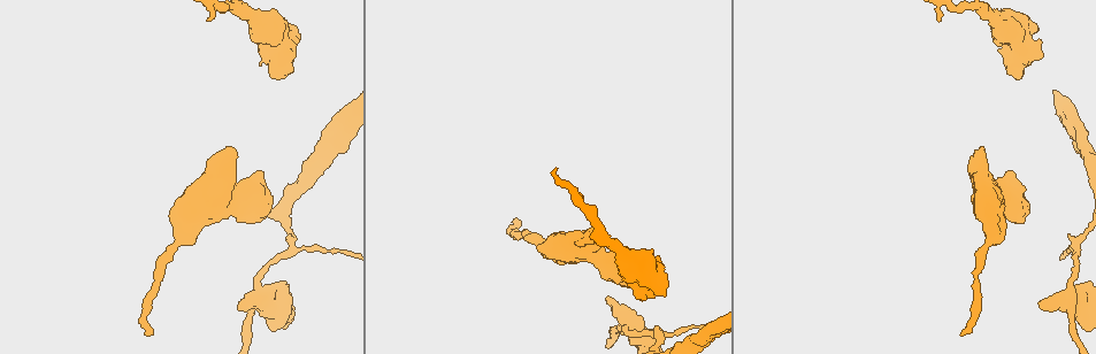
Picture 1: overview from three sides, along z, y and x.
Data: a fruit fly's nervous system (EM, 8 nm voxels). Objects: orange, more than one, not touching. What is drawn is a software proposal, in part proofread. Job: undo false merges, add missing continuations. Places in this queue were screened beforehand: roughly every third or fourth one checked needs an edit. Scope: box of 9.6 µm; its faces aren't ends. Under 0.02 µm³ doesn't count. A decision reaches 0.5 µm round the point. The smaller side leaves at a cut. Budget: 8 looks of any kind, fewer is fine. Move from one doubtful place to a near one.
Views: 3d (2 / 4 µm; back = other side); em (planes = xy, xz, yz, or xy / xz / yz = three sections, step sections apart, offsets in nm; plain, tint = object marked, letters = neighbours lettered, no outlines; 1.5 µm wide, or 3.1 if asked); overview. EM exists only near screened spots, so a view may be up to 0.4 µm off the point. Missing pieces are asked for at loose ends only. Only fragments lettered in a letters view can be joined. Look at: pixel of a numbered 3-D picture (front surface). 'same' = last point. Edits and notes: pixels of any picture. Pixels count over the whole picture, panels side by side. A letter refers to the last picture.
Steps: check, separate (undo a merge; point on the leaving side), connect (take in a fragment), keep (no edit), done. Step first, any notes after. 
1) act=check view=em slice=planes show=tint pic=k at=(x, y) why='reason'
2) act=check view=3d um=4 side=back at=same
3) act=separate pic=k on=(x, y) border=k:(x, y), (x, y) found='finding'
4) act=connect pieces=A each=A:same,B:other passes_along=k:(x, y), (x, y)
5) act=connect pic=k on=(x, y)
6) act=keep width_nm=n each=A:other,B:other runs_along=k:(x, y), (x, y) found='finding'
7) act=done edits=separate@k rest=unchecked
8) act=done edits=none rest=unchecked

act=check view=3d um=4 pic=1 at=(663, 295) why='free end'

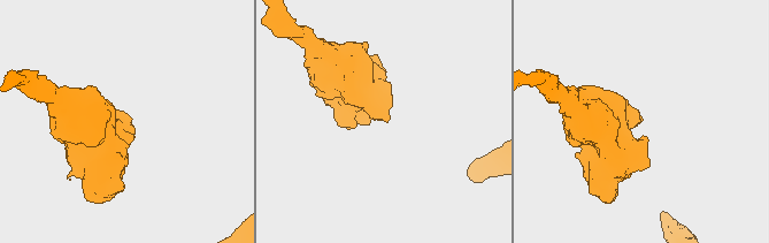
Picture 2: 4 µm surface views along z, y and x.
act=check view=em slice=planes show=letters pic=2 at=(388, 117)

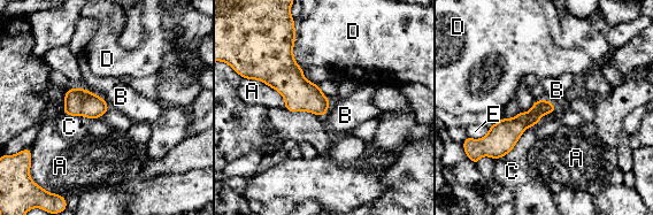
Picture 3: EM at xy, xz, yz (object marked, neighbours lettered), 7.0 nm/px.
act=keep each=A:other,B:other,C:other,D:other,E:other border=3:(84, 87), (98, 94), (109, 107) found='none of them fits'

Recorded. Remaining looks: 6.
act=check view=3d um=4 pic=1 at=(1078, 250) why='sharp bend'

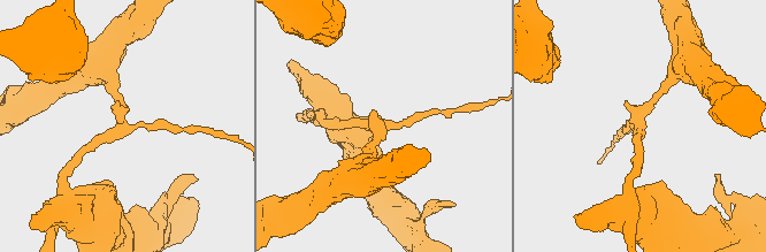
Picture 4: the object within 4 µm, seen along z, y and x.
act=check view=em slice=planes show=letters pic=4 at=(120, 127) why='need the tissue'

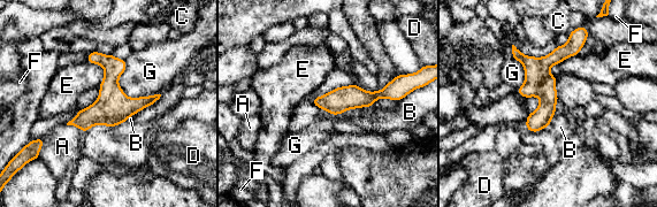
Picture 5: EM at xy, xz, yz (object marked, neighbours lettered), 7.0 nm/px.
act=keep width_nm=170 each=A:other,B:other,C:other,D:other,E:other,F:other,G:other border=5:(372, 105), (349, 108), (336, 115) found='all the same neuron'

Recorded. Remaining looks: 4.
act=check view=em slice=planes show=plain pic=1 at=(962, 333) why='free end'

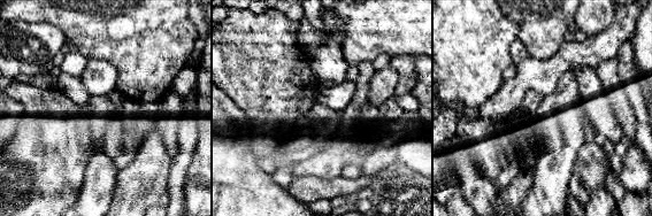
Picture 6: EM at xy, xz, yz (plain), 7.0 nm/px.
act=check view=em slice=planes show=letters at=same

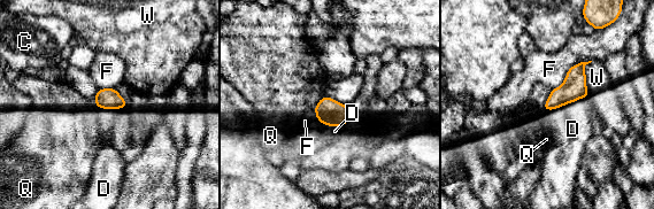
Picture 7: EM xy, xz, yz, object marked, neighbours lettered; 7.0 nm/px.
act=connect pic=7 on=(572, 129) width_nm=140 each=C:other,D:same,F:other,Q:other,W:other passes_along=7:(574, 87), (564, 103), (572, 129) found='it goes on there'

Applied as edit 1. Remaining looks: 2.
act=done edits=connect@7 rest=unchecked

